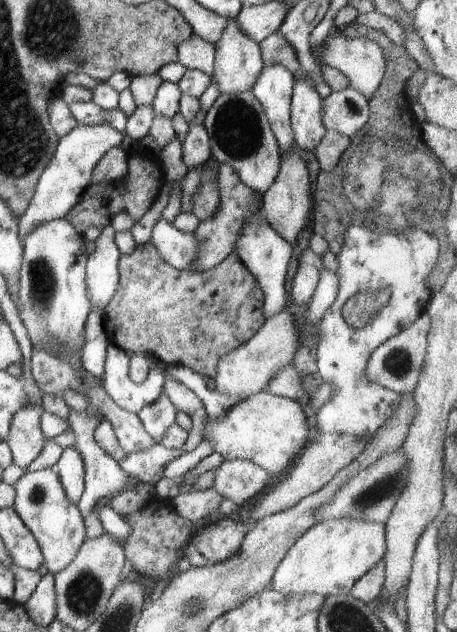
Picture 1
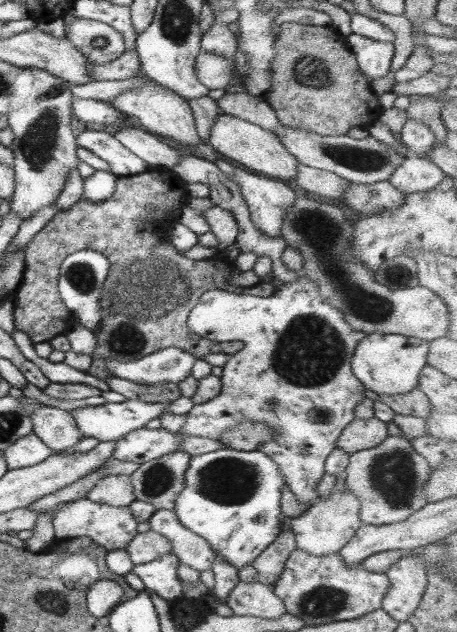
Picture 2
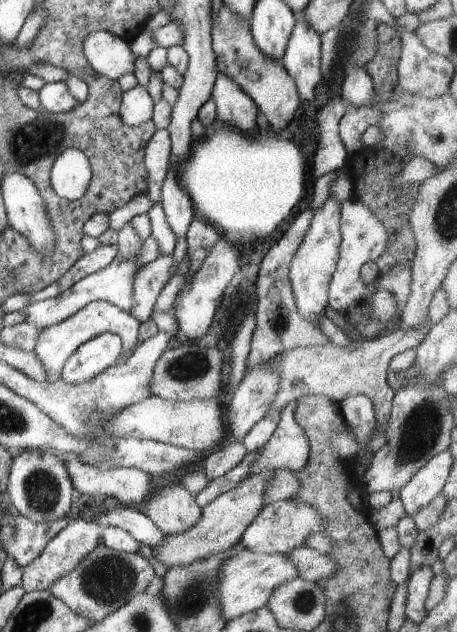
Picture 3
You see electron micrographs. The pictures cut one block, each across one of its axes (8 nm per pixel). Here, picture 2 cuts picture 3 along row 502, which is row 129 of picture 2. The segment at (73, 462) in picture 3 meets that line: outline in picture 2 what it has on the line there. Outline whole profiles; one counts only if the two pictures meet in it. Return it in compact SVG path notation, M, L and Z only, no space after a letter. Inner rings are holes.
M122 126L119 132L113 136L118 139L120 144L136 154L138 158L142 158L151 168L166 167L171 170L184 158L178 150L168 146L162 138L152 135L142 128L125 128Z

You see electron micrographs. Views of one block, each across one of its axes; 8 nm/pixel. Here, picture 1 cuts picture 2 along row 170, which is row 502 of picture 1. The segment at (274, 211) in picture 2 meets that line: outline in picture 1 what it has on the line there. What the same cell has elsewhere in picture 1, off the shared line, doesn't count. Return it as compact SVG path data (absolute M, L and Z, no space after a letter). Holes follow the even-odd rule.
M224 459L214 471L212 488L238 507L251 502L272 481L268 472L245 459Z

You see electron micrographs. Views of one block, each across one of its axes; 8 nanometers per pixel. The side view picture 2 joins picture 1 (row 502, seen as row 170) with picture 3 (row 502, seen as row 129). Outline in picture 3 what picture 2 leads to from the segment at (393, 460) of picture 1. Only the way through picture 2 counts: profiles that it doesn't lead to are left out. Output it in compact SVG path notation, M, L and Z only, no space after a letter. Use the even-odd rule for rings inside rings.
M287 499L266 505L260 510L256 519L246 528L241 546L252 553L284 555L294 548L305 546L307 537L316 532L323 532L323 517L311 505Z

